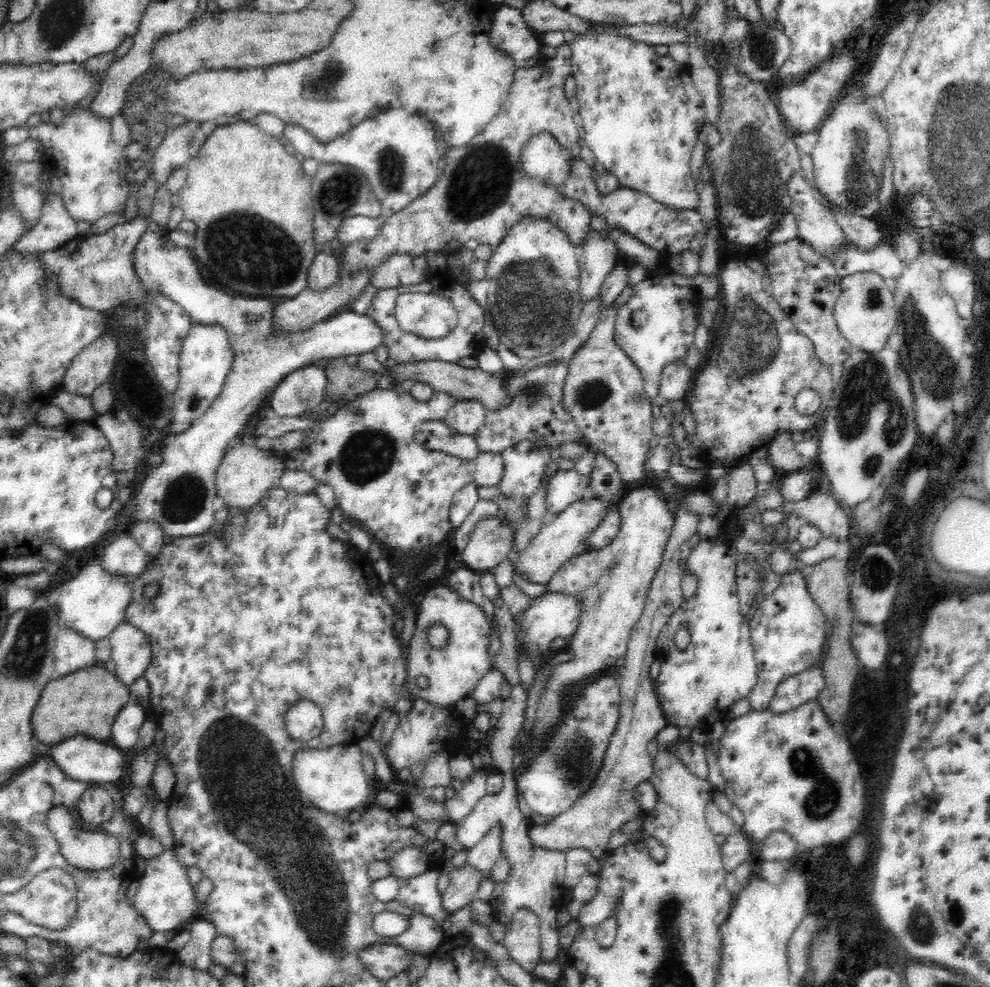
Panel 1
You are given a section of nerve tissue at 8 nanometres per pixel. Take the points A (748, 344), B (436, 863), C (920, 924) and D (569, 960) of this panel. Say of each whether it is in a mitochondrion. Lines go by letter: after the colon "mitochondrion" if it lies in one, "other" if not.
A: mitochondrion
B: other
C: mitochondrion
D: other

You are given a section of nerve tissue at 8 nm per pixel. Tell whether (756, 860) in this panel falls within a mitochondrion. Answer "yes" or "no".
no

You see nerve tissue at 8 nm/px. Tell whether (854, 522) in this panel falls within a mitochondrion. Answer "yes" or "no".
no

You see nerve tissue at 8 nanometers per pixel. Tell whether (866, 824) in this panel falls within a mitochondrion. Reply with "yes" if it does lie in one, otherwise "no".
no

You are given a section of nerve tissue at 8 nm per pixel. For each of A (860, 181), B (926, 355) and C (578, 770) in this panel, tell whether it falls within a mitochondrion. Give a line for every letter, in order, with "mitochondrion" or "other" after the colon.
A: mitochondrion
B: mitochondrion
C: mitochondrion

